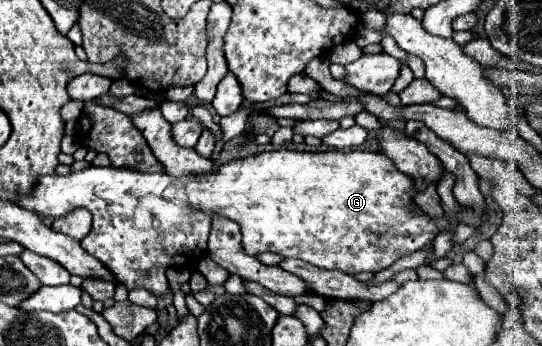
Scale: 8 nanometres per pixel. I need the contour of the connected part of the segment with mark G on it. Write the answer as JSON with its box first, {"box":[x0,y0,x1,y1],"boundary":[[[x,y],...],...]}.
{"box":[18,150,450,296],"boundary":[[[272,150],[244,160],[232,160],[212,174],[194,174],[194,178],[172,178],[166,172],[146,174],[128,168],[98,168],[90,166],[68,176],[42,176],[36,190],[20,196],[18,204],[40,216],[64,216],[76,208],[88,208],[94,216],[90,234],[80,242],[82,248],[104,262],[116,280],[128,290],[146,288],[154,296],[168,290],[164,272],[176,264],[174,256],[190,256],[194,262],[204,250],[210,234],[212,216],[222,214],[232,218],[242,228],[242,246],[246,254],[274,252],[286,258],[300,258],[308,264],[342,270],[346,274],[380,272],[394,264],[398,258],[412,254],[430,244],[440,232],[450,228],[448,220],[430,218],[412,208],[414,180],[400,172],[392,158],[380,152],[348,150],[348,152],[294,152]]]}

